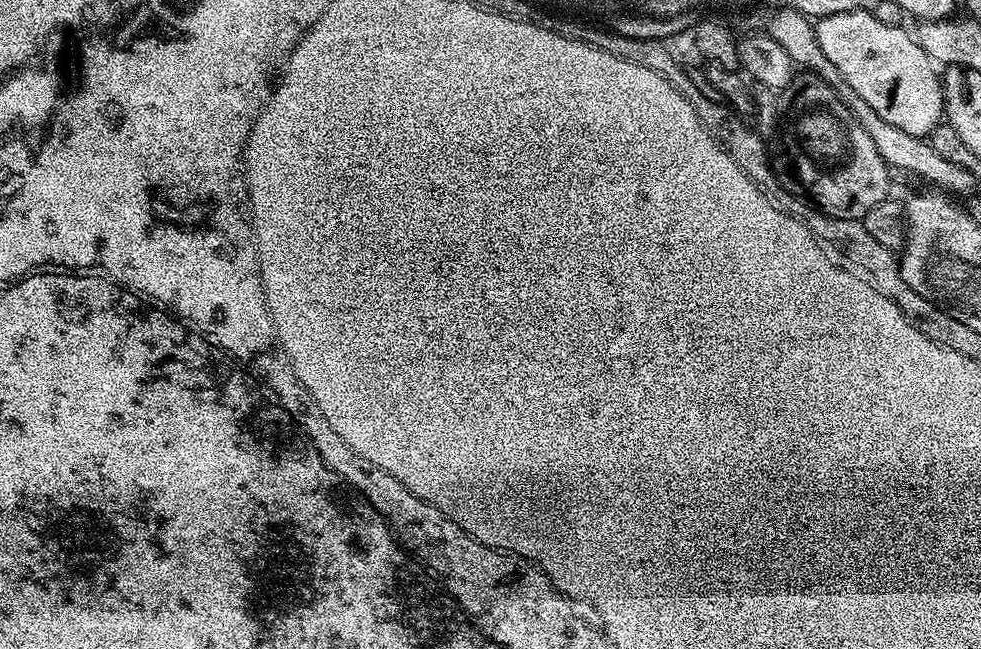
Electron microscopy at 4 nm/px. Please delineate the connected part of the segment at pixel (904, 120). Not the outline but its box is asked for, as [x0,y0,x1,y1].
[815,12,945,137]

